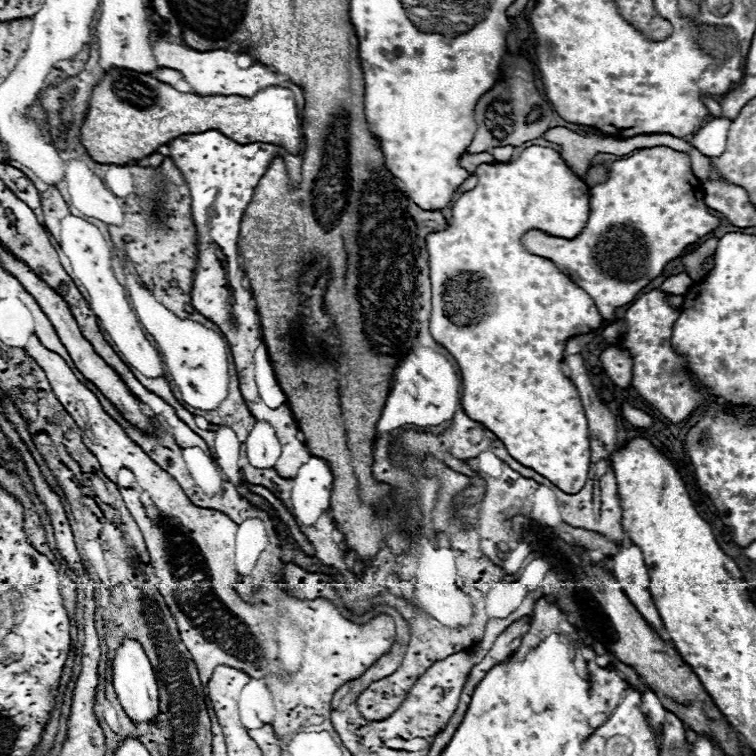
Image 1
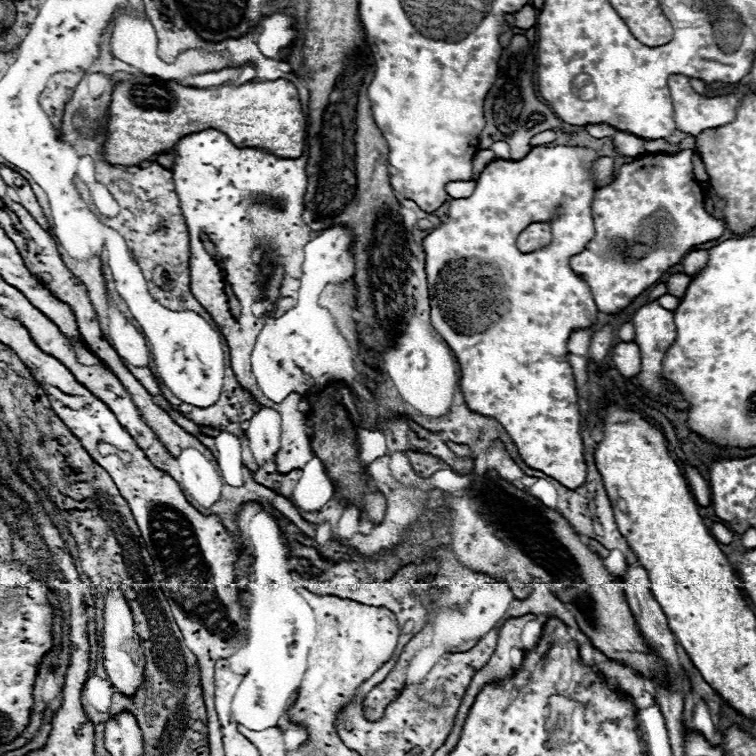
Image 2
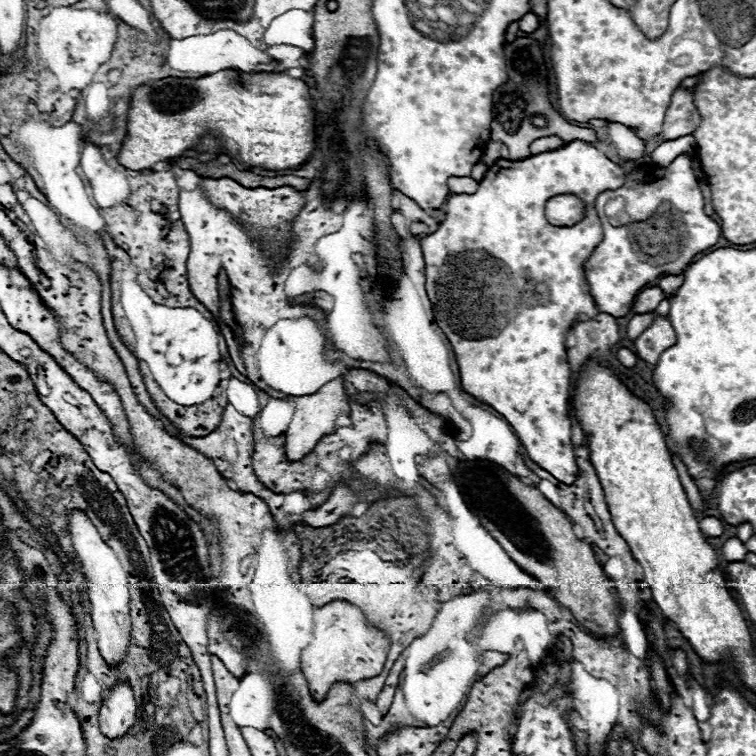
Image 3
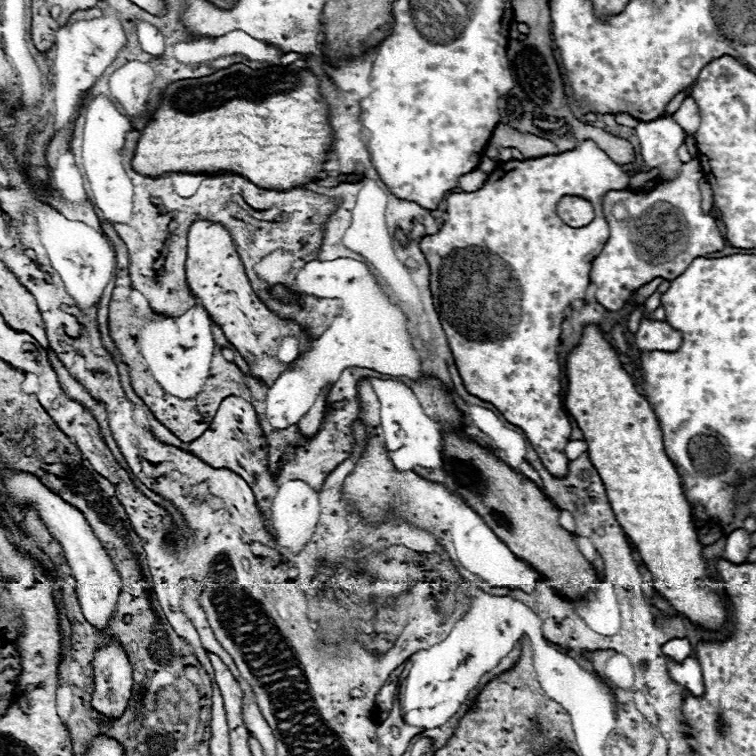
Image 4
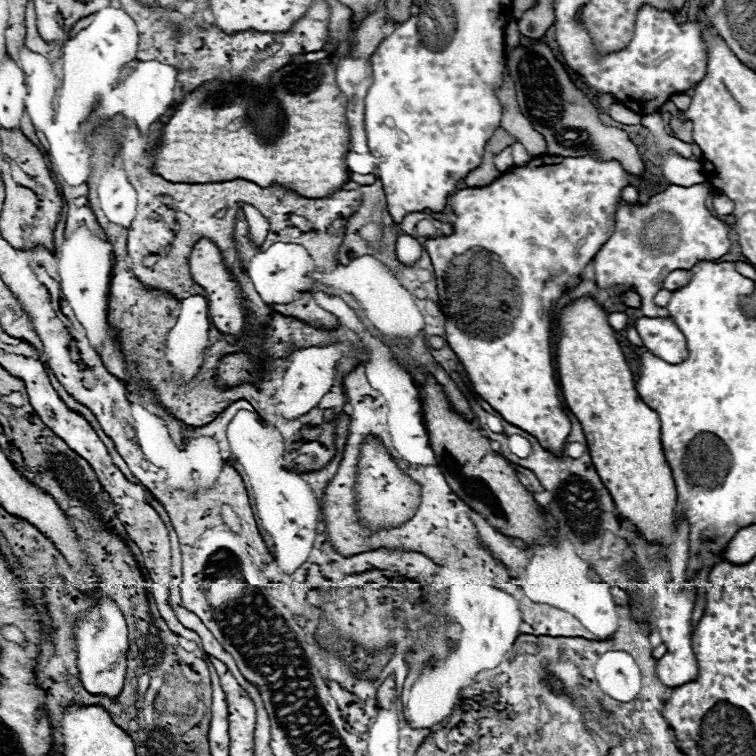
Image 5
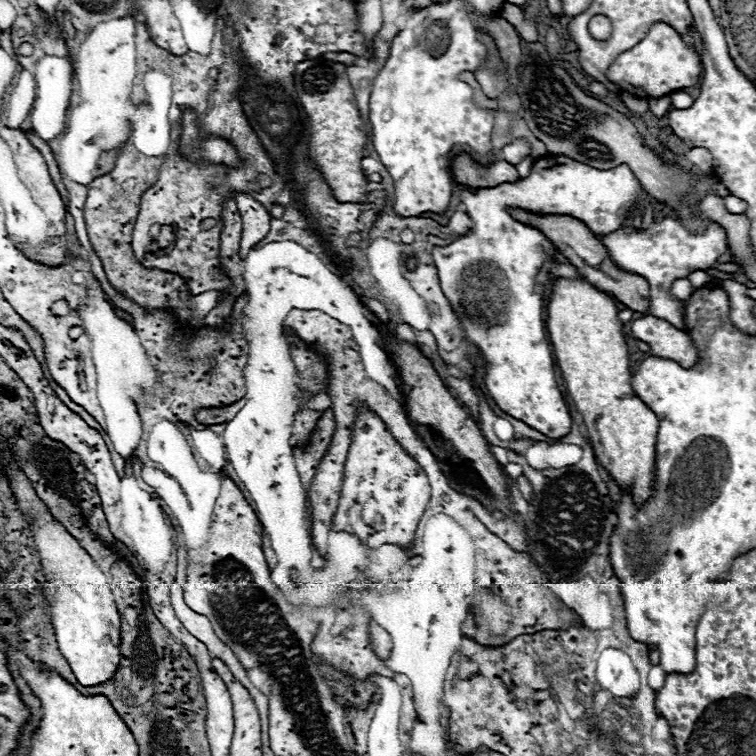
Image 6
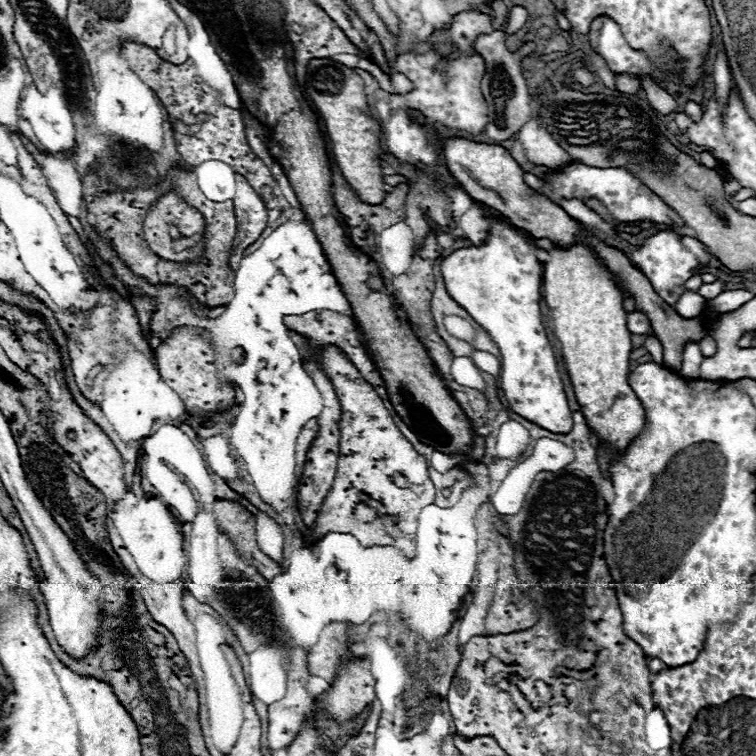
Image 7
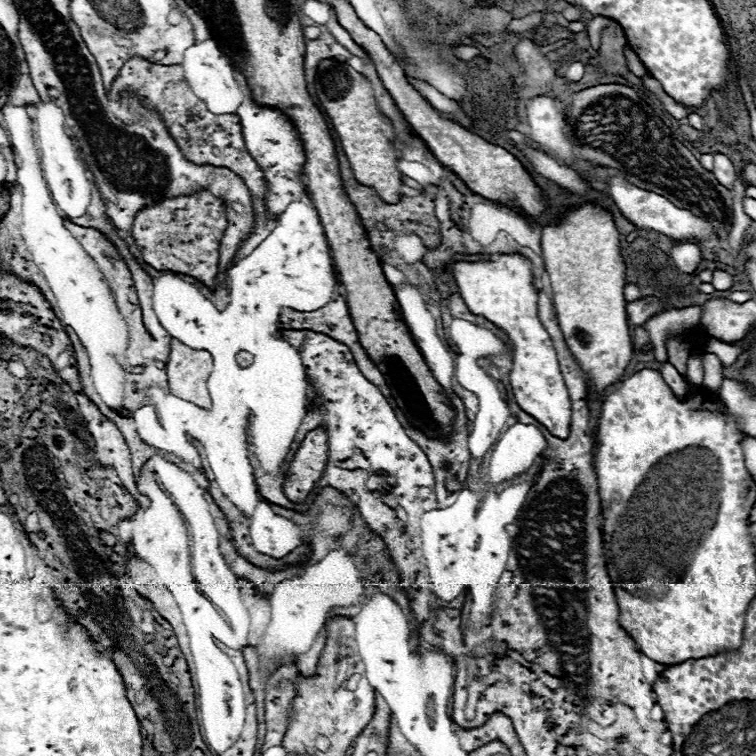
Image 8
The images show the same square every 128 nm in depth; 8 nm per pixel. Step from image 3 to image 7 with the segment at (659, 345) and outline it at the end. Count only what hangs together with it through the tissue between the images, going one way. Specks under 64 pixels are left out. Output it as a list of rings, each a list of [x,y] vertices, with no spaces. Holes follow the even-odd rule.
[[[634,310],[626,316],[626,324],[628,324],[628,330],[632,334],[650,334],[650,324],[646,320],[646,314],[640,312],[640,310]],[[690,342],[686,348],[684,348],[684,358],[682,358],[682,368],[680,368],[680,374],[684,378],[694,378],[698,380],[700,378],[700,364],[702,364],[704,356],[698,348],[698,344]]]

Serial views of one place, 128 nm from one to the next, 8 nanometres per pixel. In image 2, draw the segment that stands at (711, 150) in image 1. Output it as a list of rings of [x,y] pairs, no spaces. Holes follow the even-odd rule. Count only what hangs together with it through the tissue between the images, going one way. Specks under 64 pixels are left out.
[[[698,148],[696,151],[684,150],[680,154],[644,154],[634,162],[624,164],[612,184],[596,190],[594,242],[590,242],[584,252],[572,256],[570,266],[580,274],[582,280],[588,282],[600,312],[614,314],[624,310],[638,294],[642,294],[670,266],[676,264],[676,254],[680,262],[696,246],[722,236],[726,228],[724,222],[712,218],[704,210],[704,192],[693,174],[692,155],[695,153],[698,153]],[[660,208],[676,222],[676,242],[654,248],[652,252],[638,254],[634,250],[634,240],[640,232],[640,222]],[[536,222],[536,224],[528,226],[528,228],[520,234],[520,238],[518,238],[518,248],[520,248],[522,252],[532,252],[532,250],[544,248],[550,240],[552,240],[550,224],[548,224],[548,222]]]

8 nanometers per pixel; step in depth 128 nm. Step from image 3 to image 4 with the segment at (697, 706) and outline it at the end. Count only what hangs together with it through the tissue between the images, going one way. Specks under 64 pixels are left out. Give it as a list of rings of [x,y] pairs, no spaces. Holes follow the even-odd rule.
[[[688,656],[682,662],[674,662],[668,658],[666,664],[668,664],[668,676],[672,678],[672,682],[684,686],[686,690],[690,690],[696,696],[700,696],[704,692],[702,668],[700,668],[700,662],[696,658]]]

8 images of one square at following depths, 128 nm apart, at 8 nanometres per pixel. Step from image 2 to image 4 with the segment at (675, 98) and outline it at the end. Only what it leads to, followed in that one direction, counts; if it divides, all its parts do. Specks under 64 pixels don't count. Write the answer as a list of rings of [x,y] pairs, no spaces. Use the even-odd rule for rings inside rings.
[[[670,118],[640,122],[636,126],[640,154],[648,168],[660,168],[660,180],[674,180],[680,174],[682,160],[676,160],[676,150],[684,142],[684,130]]]

